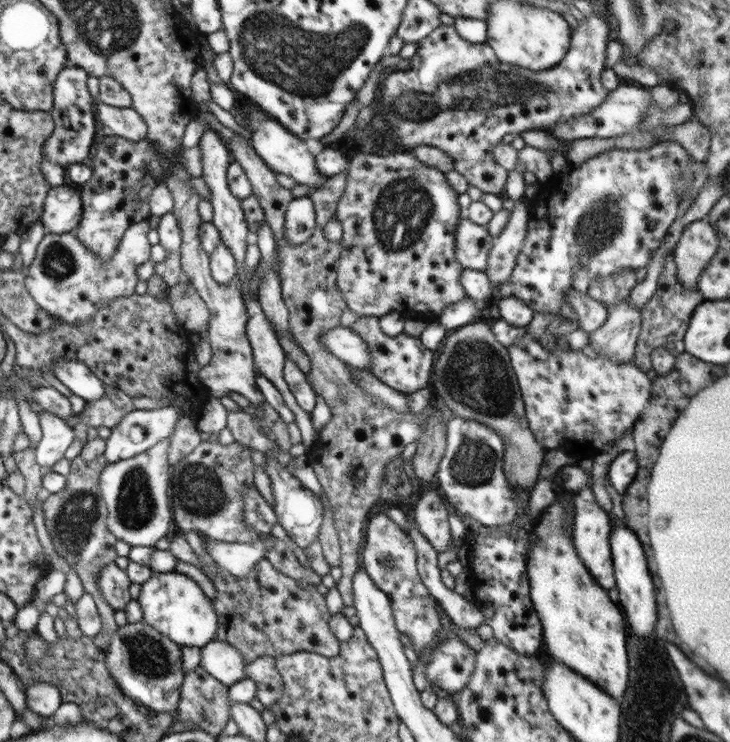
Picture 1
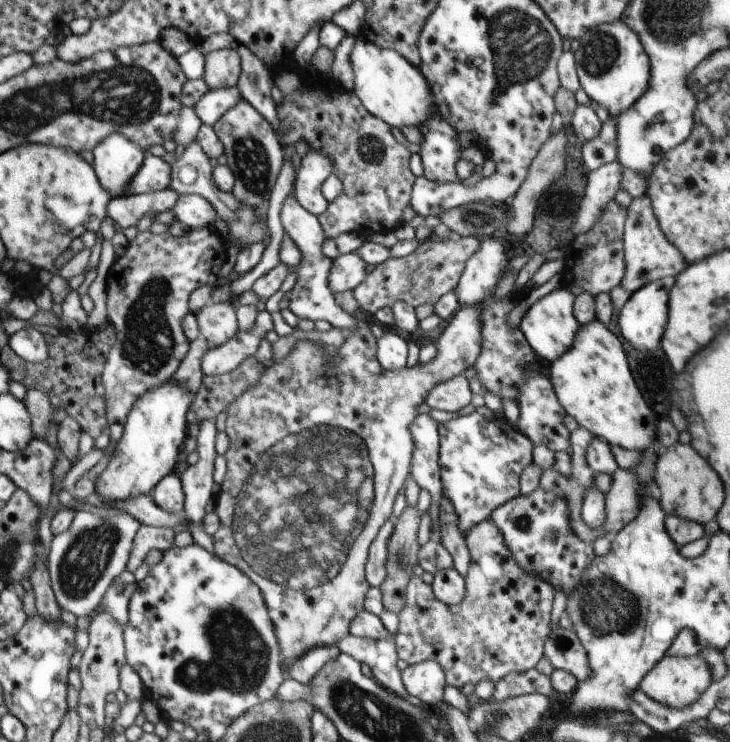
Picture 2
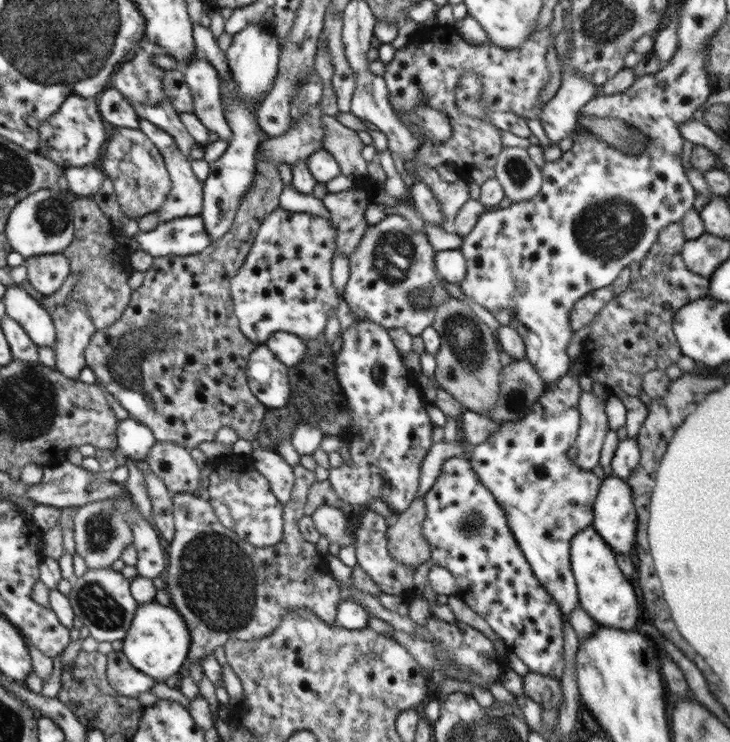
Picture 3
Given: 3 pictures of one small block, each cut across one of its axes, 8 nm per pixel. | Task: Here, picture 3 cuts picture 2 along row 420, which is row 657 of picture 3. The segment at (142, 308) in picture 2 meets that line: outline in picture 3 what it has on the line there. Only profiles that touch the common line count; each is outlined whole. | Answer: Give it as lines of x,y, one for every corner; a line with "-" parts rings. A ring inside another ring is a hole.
114,650
108,653
108,678
120,694
136,698
157,683
151,676
136,670
123,651

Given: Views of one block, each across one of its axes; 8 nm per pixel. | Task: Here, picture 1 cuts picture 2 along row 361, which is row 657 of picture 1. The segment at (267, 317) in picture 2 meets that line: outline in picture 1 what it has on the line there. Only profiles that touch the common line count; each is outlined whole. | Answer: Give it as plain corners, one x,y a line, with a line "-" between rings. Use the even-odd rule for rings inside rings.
212,640
201,651
200,666
225,685
230,686
238,680
248,678
244,672
246,659
236,647
220,640

